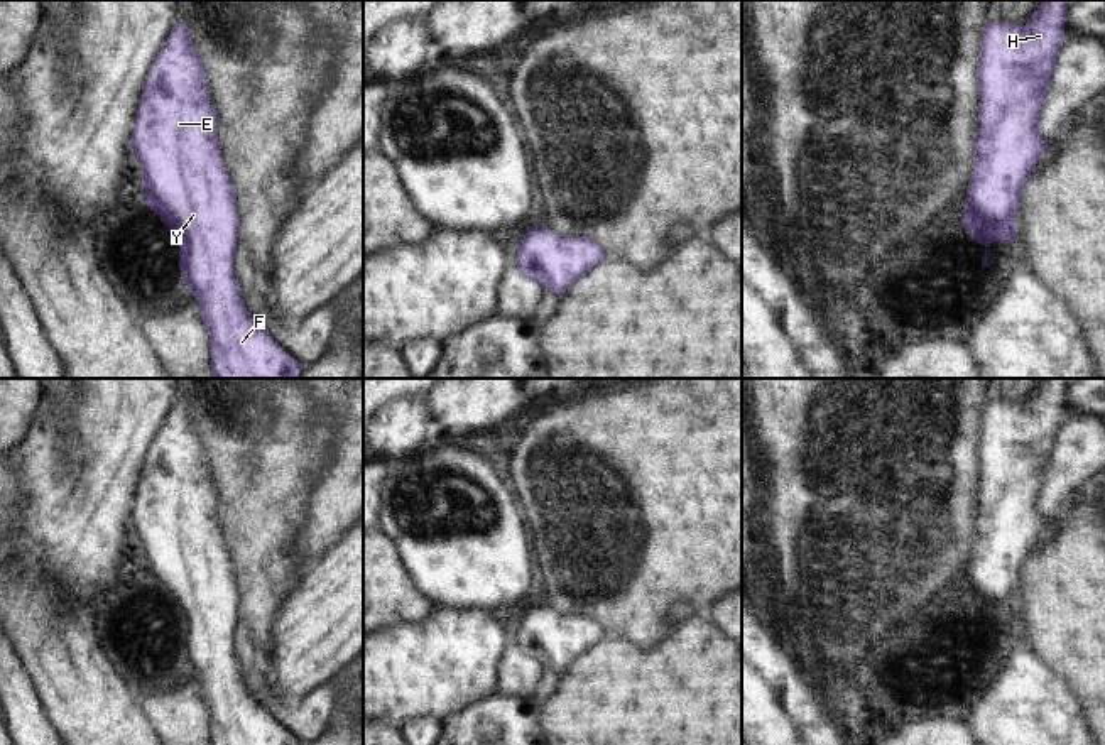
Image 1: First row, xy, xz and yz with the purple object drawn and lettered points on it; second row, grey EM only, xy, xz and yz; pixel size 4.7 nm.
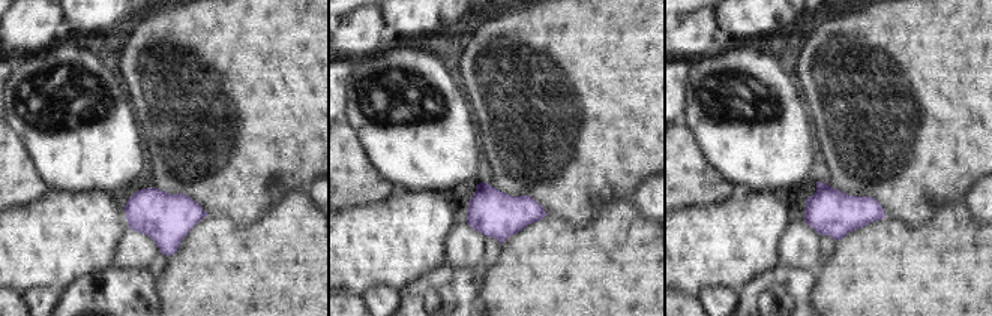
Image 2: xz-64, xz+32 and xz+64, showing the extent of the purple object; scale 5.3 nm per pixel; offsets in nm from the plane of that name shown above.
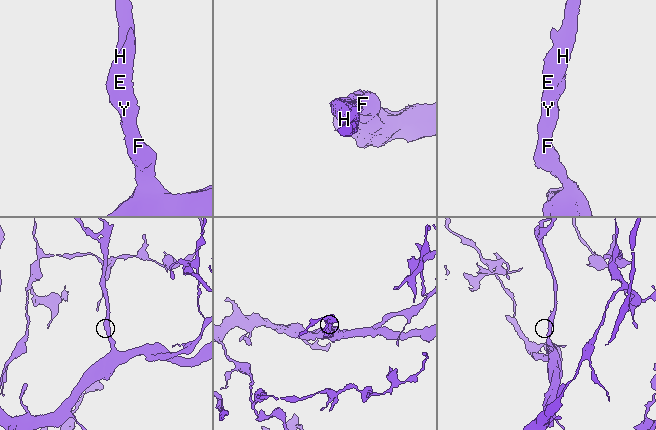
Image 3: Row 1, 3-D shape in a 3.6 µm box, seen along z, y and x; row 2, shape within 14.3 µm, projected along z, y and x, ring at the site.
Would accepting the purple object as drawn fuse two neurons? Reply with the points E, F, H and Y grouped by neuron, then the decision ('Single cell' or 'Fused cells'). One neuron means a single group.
Groups: E F H Y. Single cell

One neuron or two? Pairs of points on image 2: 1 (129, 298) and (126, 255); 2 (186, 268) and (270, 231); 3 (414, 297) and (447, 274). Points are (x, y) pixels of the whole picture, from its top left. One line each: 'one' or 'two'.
1: two
2: one
3: one

